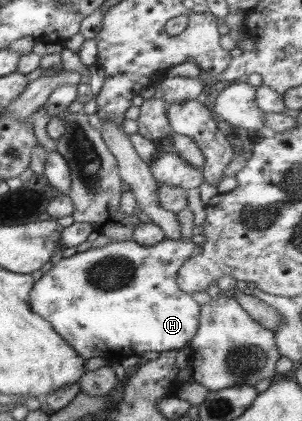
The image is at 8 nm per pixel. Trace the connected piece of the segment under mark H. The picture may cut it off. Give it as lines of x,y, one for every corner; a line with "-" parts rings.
165,238
162,242
158,242
152,246
142,246
134,241
126,240
108,243
97,249
90,248
87,251
82,251
82,253
76,252
75,255
71,257
66,257
66,259
61,258
33,284
28,298
30,309
34,311
34,313
37,313
42,319
45,319
53,327
53,330
62,337
62,340
72,346
72,350
74,350
82,360
87,360
92,357
102,357
102,359
111,363
120,362
122,359
130,356
139,357
140,353
148,351
158,353
170,350
178,351
182,349
186,342
190,342
199,324
200,305
192,299
190,294
184,293
178,285
176,285
175,281
178,269
190,258
190,253
192,253
193,249
194,243
192,243
190,238
182,238
180,241

